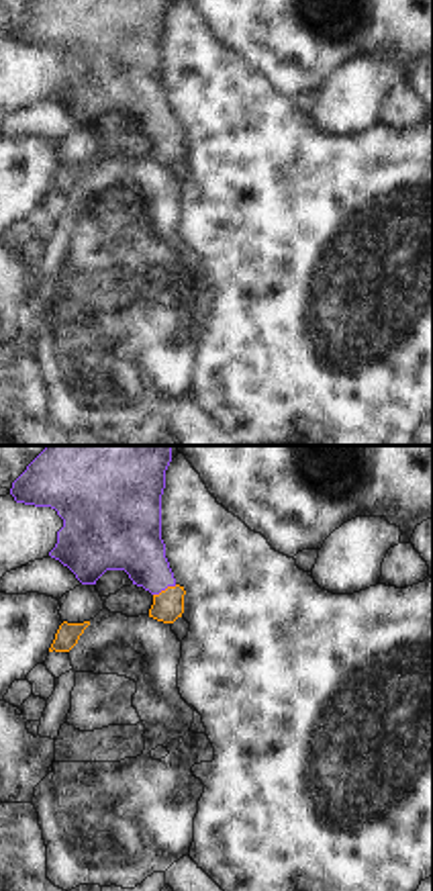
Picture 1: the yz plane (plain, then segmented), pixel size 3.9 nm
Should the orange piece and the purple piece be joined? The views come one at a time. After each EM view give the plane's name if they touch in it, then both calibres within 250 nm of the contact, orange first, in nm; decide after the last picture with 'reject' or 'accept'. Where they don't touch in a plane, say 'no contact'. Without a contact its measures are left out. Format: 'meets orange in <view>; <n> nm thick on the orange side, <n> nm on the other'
meets orange in yz; 120 nm thick on the orange side, 260 nm on the other

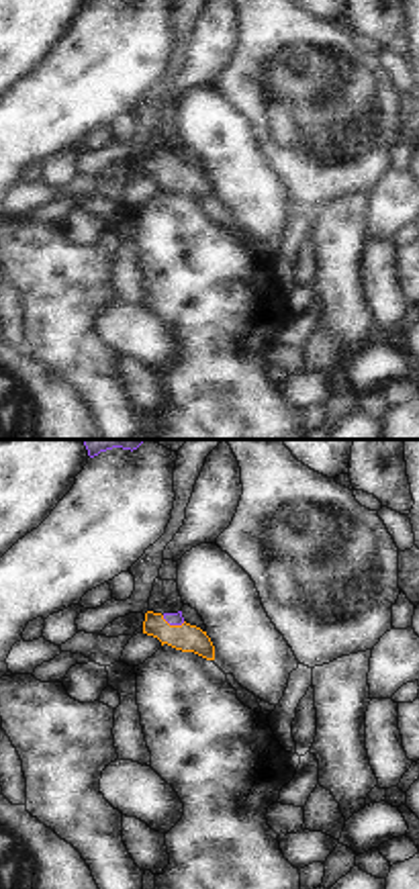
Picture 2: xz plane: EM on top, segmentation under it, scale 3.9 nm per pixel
meets orange in xz; 110 nm thick on the orange side, 50 nm on the other

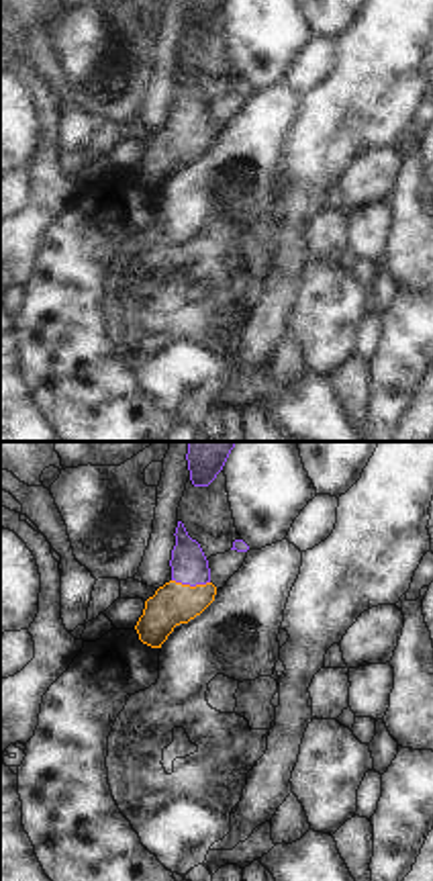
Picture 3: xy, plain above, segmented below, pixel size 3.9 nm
meets orange in xy; 170 nm thick on the orange side, 140 nm on the other

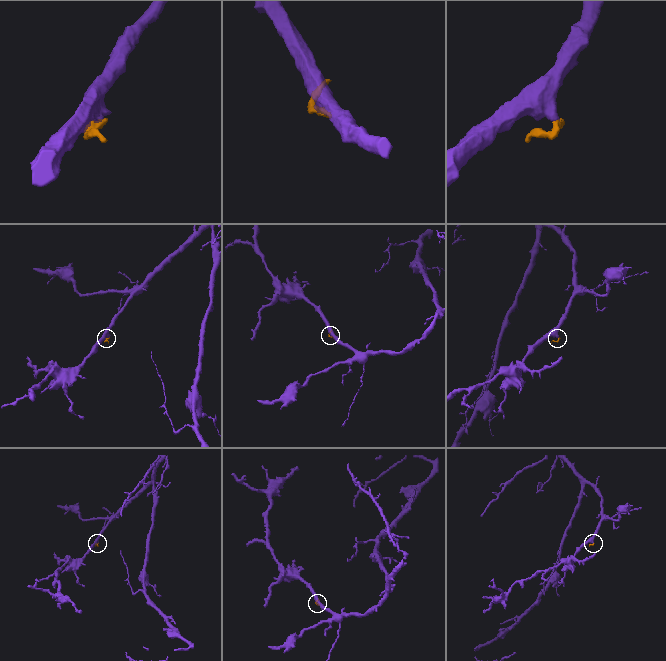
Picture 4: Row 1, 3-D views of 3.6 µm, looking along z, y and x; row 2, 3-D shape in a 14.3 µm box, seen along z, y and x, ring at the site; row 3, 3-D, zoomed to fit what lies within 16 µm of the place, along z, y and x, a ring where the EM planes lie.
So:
accept

